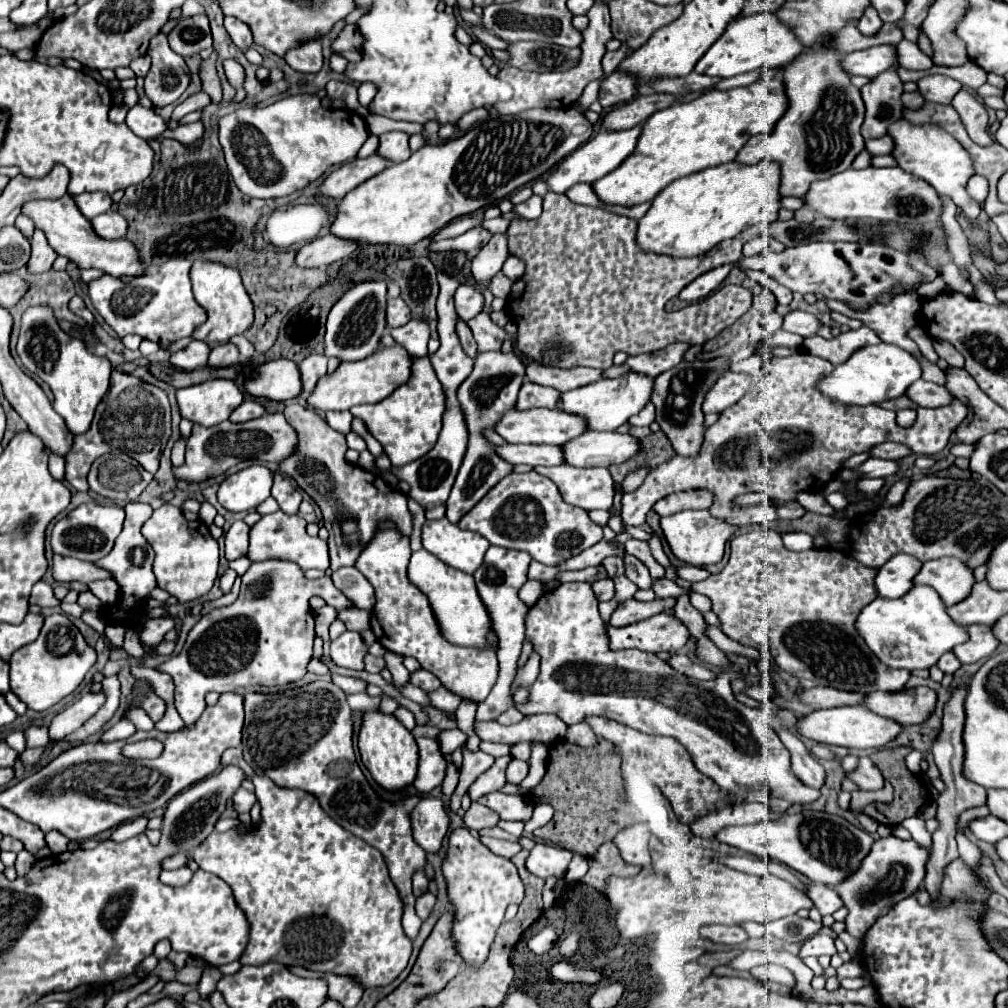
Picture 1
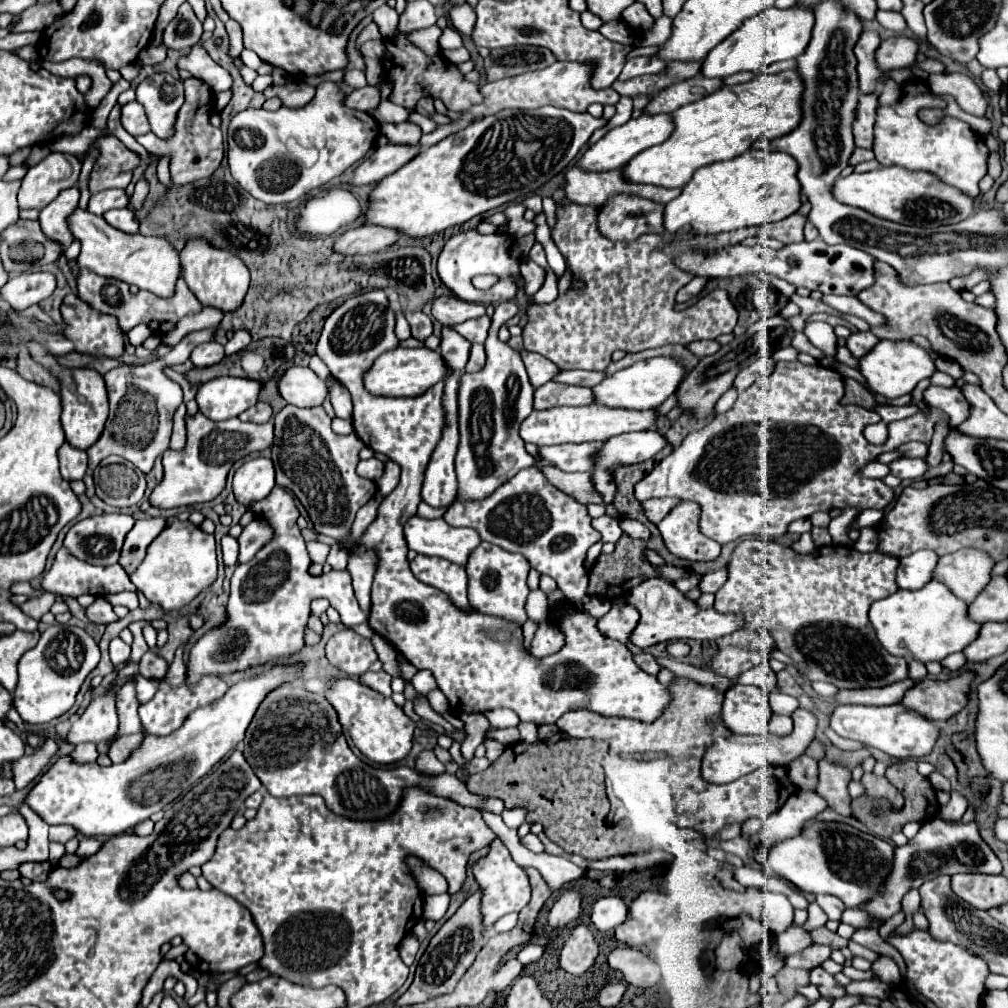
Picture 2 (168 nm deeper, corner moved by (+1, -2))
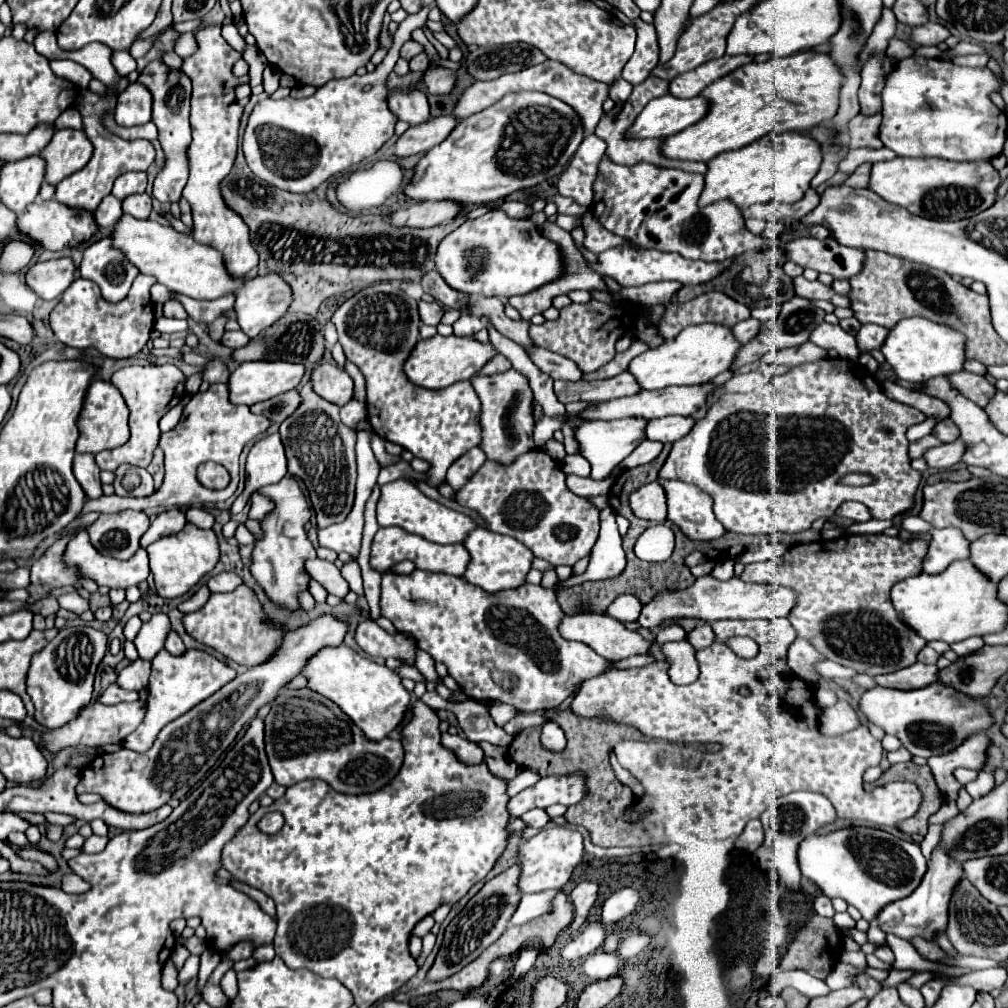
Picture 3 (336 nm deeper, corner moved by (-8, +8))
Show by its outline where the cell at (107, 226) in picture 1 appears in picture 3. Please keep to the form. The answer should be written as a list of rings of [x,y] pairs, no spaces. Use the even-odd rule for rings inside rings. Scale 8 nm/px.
[[[143,193],[143,195],[131,195],[123,199],[123,213],[133,215],[135,219],[147,219],[151,213],[151,197]]]

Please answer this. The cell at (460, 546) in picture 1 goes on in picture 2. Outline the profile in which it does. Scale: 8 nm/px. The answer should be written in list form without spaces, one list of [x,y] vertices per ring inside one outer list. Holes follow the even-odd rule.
[[[416,515],[404,525],[404,535],[412,551],[442,557],[462,567],[470,551],[482,541],[474,529],[450,527],[444,519],[420,519]]]

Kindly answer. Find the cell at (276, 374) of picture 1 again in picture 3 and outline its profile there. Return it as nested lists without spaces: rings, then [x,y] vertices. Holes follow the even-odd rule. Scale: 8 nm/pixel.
[[[321,363],[313,371],[311,381],[313,381],[315,393],[327,399],[329,403],[343,407],[353,399],[353,379],[337,365]]]

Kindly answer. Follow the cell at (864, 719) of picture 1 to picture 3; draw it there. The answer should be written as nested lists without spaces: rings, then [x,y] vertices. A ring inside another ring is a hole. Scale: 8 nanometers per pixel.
[[[941,681],[915,691],[895,691],[889,687],[869,689],[863,693],[859,709],[871,723],[883,727],[885,733],[899,737],[903,747],[907,747],[913,755],[925,759],[933,755],[947,755],[973,733],[985,731],[993,725],[993,715],[987,705],[959,691],[951,691],[949,685],[943,685]]]

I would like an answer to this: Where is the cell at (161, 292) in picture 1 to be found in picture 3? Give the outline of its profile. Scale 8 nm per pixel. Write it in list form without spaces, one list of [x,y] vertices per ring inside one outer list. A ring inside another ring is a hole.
[[[103,237],[85,249],[79,273],[99,285],[105,301],[119,303],[127,297],[139,269],[135,269],[119,249],[111,249],[111,237]]]

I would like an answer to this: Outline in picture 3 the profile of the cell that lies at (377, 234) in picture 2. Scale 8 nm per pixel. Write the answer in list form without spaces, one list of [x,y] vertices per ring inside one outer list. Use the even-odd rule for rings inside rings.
[[[423,201],[397,211],[391,223],[397,227],[435,227],[453,221],[463,211],[465,209],[459,209],[455,201]]]

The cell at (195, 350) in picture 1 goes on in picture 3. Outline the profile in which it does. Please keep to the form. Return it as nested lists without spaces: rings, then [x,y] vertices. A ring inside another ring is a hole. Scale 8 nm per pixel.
[[[227,331],[221,339],[221,343],[225,347],[231,347],[231,349],[239,349],[239,347],[247,345],[247,341],[249,341],[249,337],[243,331]]]

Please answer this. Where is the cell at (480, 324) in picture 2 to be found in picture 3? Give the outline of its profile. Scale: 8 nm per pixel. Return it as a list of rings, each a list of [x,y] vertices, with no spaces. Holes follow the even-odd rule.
[[[461,315],[459,321],[453,325],[453,333],[459,337],[467,337],[467,335],[475,335],[477,331],[481,331],[485,327],[485,323],[479,317],[469,317],[469,315]]]

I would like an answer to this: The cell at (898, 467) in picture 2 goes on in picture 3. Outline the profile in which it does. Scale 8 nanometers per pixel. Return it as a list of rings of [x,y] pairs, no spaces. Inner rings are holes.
[[[957,439],[953,443],[929,449],[925,453],[925,461],[929,467],[935,467],[935,469],[951,469],[953,465],[957,465],[961,461],[965,451],[967,451],[967,447],[963,445],[963,441]]]

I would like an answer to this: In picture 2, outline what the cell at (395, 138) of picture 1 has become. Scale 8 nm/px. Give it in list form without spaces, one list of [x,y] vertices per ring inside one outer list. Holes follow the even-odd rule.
[[[398,123],[398,125],[384,125],[384,135],[392,145],[418,145],[422,133],[418,125]]]

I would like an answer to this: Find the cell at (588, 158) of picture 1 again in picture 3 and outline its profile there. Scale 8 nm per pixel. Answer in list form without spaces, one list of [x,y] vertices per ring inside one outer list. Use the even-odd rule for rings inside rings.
[[[663,95],[647,103],[647,107],[635,119],[629,135],[635,139],[669,137],[701,121],[707,115],[707,111],[709,101],[701,95],[693,99]]]

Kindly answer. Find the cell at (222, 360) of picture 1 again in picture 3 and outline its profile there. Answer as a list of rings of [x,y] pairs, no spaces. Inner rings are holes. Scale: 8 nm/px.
[[[123,215],[113,229],[113,245],[119,247],[127,259],[145,275],[157,277],[161,285],[175,293],[189,295],[193,299],[217,299],[223,295],[235,295],[235,313],[241,331],[249,337],[257,337],[263,329],[271,327],[283,317],[291,305],[293,291],[279,275],[257,275],[253,279],[231,277],[225,269],[223,255],[209,245],[197,243],[193,237],[175,231],[173,227],[159,225],[151,219],[135,219]]]

